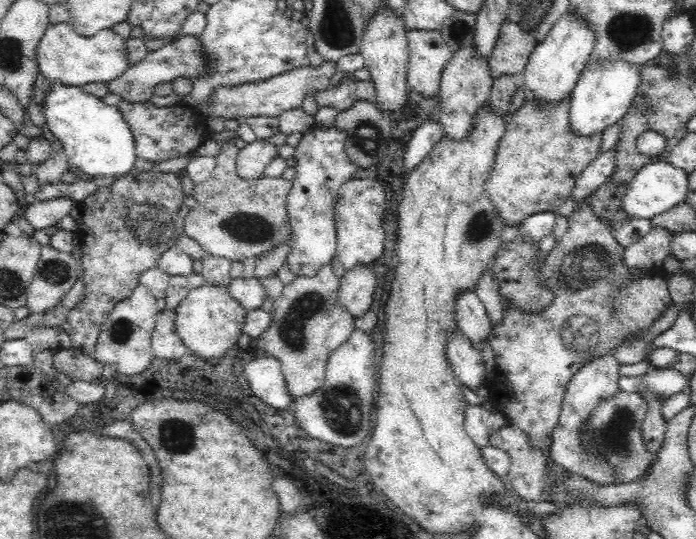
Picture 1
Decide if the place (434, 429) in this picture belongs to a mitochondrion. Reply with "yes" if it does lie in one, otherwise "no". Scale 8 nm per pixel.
no

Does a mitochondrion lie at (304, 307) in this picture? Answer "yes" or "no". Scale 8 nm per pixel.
yes

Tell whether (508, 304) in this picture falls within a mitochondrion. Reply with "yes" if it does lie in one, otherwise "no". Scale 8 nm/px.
no

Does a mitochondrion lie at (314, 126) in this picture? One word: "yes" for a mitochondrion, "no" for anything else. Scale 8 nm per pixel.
no

